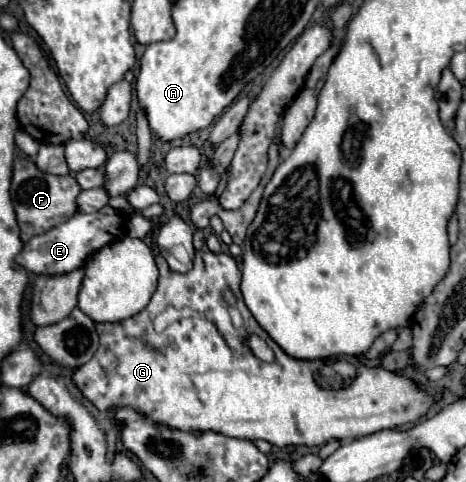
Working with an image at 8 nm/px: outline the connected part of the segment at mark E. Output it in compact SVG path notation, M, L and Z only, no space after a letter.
M104 206L104 210L92 212L92 214L74 214L68 222L62 222L60 226L54 226L52 230L38 234L36 238L30 238L22 252L16 256L16 262L34 274L68 274L72 270L78 270L84 266L86 258L100 250L102 246L118 240L124 236L122 216L118 210Z

